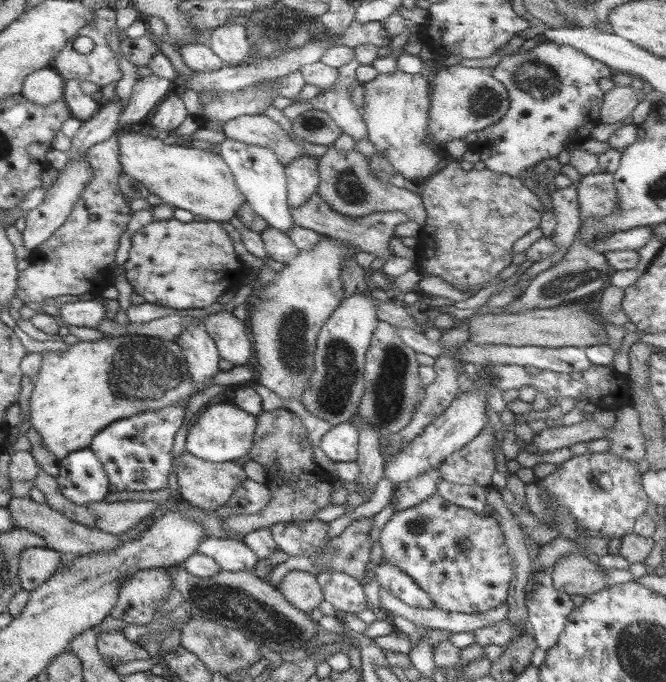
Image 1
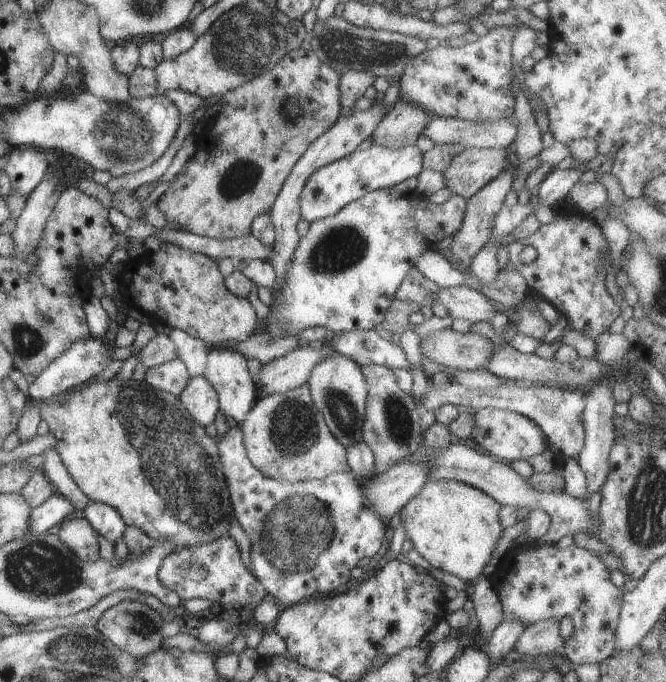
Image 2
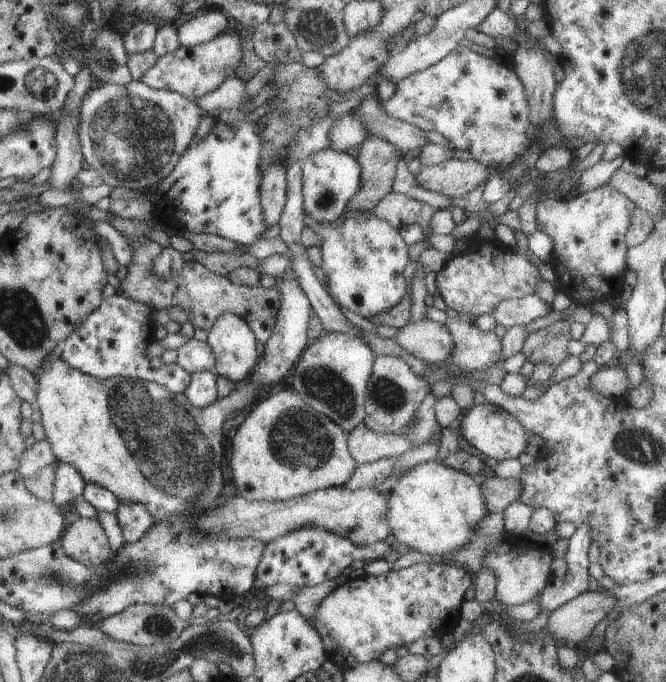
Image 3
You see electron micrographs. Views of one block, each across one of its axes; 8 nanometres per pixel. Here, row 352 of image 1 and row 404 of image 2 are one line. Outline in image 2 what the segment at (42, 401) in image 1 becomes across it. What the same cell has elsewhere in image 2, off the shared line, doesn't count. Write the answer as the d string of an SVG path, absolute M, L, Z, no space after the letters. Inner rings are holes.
M130 378L126 380L94 381L91 384L77 387L72 393L54 395L53 398L52 401L47 399L40 404L40 417L46 422L49 432L56 440L54 449L60 456L63 466L77 485L77 488L89 500L99 501L114 508L126 526L131 525L140 528L142 533L145 533L155 541L166 540L172 542L172 545L193 547L228 535L229 518L233 516L232 504L224 481L224 474L221 470L218 452L216 451L216 440L213 437L208 437L204 431L204 426L197 424L189 417L187 409L181 404L178 395L157 390L144 380L139 382Z

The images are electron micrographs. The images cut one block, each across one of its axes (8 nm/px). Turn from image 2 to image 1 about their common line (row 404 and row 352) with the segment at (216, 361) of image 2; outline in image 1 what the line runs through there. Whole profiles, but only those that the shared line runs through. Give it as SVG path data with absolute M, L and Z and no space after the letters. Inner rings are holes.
M221 310L208 314L203 323L207 334L216 344L218 356L234 366L251 362L251 340L244 324L231 311Z

